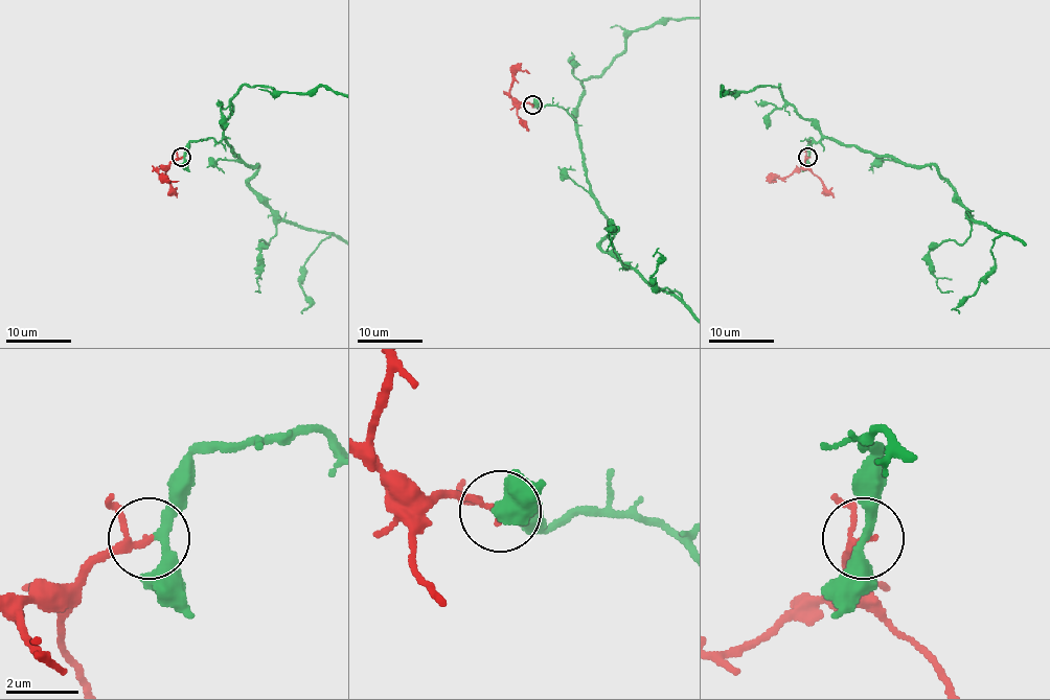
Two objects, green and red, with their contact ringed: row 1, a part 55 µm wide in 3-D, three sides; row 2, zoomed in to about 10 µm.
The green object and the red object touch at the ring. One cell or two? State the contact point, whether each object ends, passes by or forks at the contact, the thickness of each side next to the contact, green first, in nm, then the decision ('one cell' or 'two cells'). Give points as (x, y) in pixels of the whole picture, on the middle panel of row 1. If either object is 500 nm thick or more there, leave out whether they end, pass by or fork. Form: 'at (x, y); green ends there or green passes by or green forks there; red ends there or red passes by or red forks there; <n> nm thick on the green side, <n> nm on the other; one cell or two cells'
at (532, 104); green passes by; red passes by; 280 nm thick on the green side, 150 nm on the other; one cell

